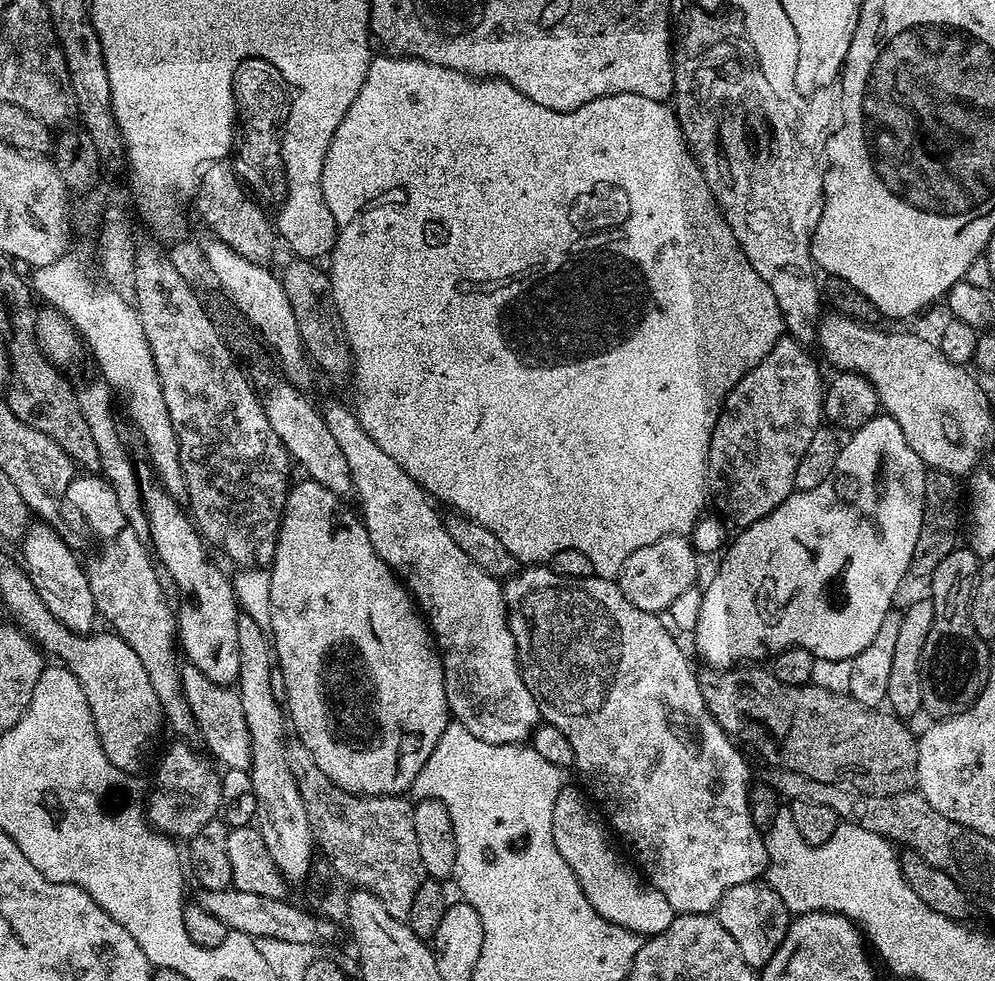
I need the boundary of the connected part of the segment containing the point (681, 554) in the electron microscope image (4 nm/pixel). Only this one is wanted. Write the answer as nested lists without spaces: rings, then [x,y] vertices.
[[[687,535],[658,538],[650,546],[642,546],[642,550],[634,550],[626,562],[622,562],[622,570],[618,583],[622,594],[638,610],[646,610],[657,614],[663,613],[678,598],[678,594],[686,594],[688,588],[696,581],[696,559],[698,553]]]

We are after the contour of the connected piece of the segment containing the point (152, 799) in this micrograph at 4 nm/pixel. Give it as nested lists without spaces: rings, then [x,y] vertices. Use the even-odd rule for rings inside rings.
[[[176,743],[180,744],[170,745],[168,753],[161,758],[160,765],[156,768],[156,781],[152,788],[150,784],[150,791],[146,796],[146,815],[159,831],[169,837],[191,838],[198,834],[198,830],[202,830],[202,826],[217,819],[220,812],[221,773],[209,763],[203,751],[195,752],[188,745],[191,743]]]

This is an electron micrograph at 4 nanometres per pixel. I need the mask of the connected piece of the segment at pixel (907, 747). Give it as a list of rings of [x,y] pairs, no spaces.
[[[704,666],[699,669],[696,681],[702,690],[702,698],[712,717],[729,737],[735,738],[741,745],[749,744],[772,766],[789,768],[791,772],[806,774],[818,782],[851,786],[857,792],[871,796],[902,794],[916,788],[918,736],[904,725],[907,723],[901,717],[888,710],[867,708],[853,696],[822,690],[814,683],[786,686],[786,682],[778,682],[767,667],[760,667],[764,666]]]

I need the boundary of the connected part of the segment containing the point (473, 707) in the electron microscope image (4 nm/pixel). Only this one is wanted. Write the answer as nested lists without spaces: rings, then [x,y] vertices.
[[[328,404],[322,408],[322,415],[326,430],[330,430],[334,442],[338,442],[338,450],[346,456],[346,466],[350,466],[352,492],[360,499],[358,515],[364,521],[364,529],[366,534],[370,534],[370,542],[378,558],[382,558],[382,562],[386,562],[400,577],[434,637],[444,666],[446,702],[451,719],[466,726],[470,733],[484,742],[519,745],[527,741],[542,717],[536,695],[526,686],[520,673],[501,581],[474,566],[474,562],[458,550],[442,516],[432,509],[433,501],[428,493],[414,482],[414,478],[410,478],[410,474],[406,474],[406,470],[402,470],[402,466],[398,466],[398,462],[394,462],[394,458],[390,458],[390,454],[382,450],[382,446],[378,446],[378,442],[374,442],[374,438],[370,438],[370,434],[366,434],[366,430],[362,430],[351,407]]]

